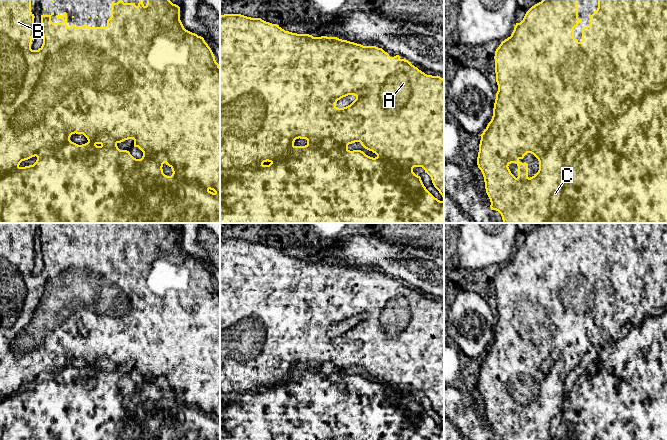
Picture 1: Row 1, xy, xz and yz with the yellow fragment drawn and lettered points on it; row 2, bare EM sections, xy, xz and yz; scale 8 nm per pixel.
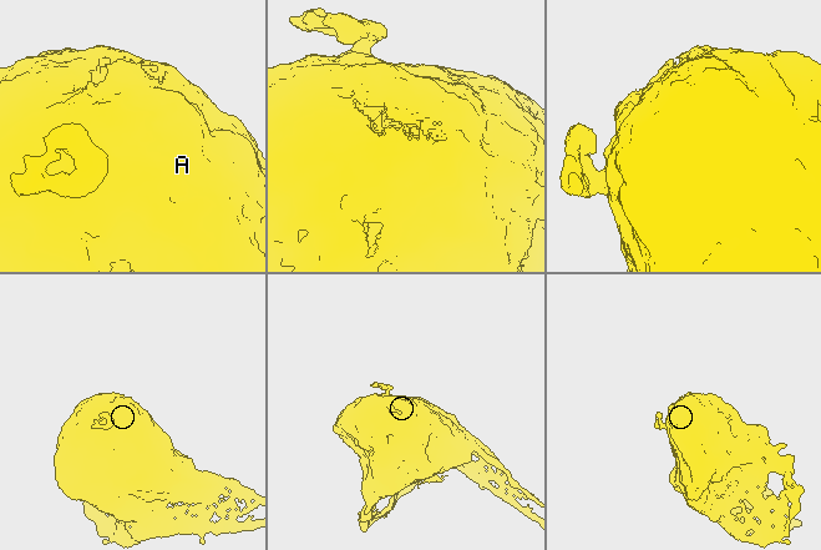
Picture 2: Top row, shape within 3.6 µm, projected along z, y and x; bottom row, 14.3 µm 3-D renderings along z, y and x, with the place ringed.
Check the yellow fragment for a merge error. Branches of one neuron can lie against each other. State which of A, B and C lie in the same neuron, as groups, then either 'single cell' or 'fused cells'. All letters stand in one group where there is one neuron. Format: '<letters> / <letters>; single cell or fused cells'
A B C; single cell

